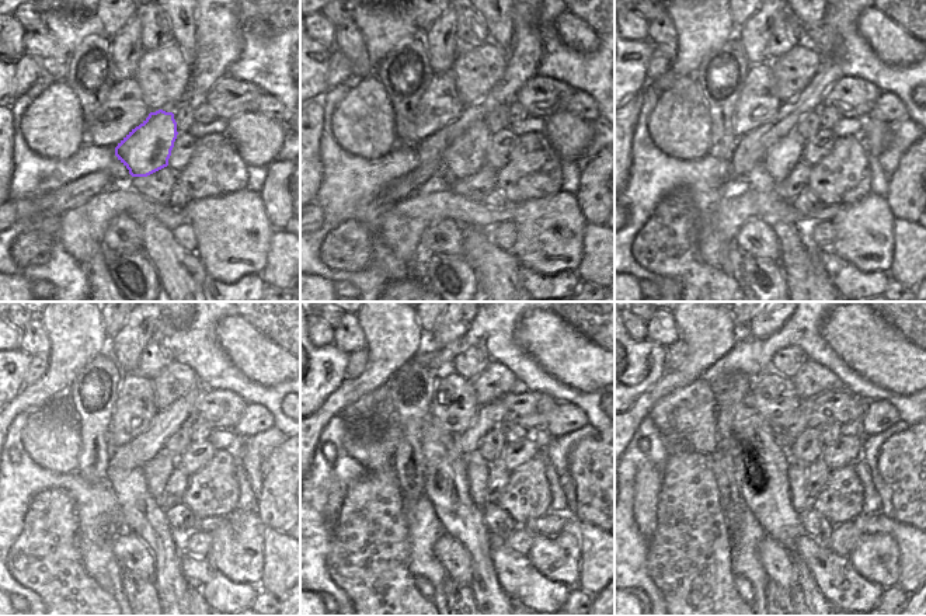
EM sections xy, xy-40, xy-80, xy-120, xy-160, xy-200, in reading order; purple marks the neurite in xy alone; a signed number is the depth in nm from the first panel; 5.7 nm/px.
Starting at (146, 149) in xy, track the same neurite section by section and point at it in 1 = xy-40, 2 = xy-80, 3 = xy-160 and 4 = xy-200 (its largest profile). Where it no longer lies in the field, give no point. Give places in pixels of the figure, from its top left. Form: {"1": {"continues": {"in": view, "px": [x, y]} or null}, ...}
{"1": {"continues": {"in": "xy-40", "px": [466, 156]}}, "2": {"continues": {"in": "xy-80", "px": [779, 162]}}, "3": {"continues": {"in": "xy-160", "px": [476, 469]}}, "4": {"continues": {"in": "xy-200", "px": [800, 500]}}}

